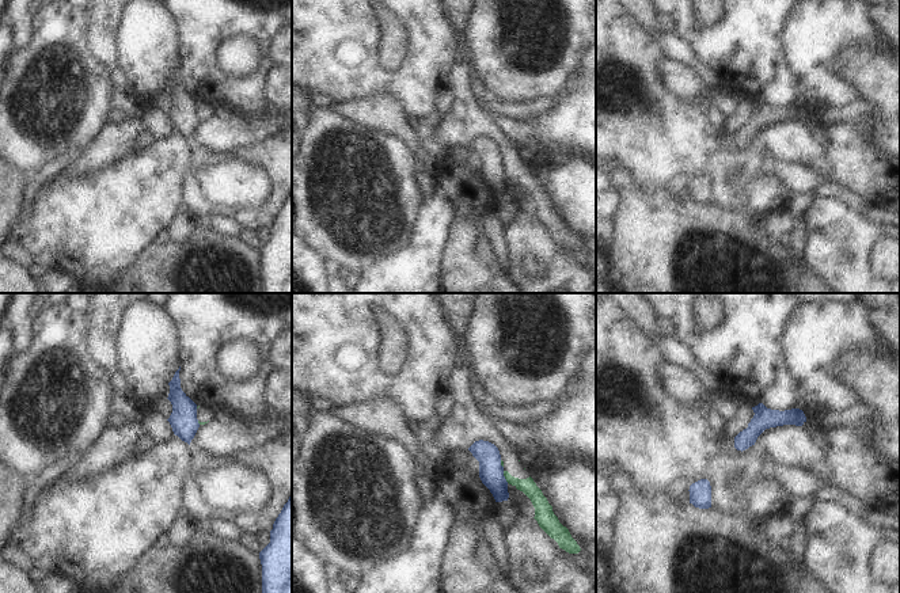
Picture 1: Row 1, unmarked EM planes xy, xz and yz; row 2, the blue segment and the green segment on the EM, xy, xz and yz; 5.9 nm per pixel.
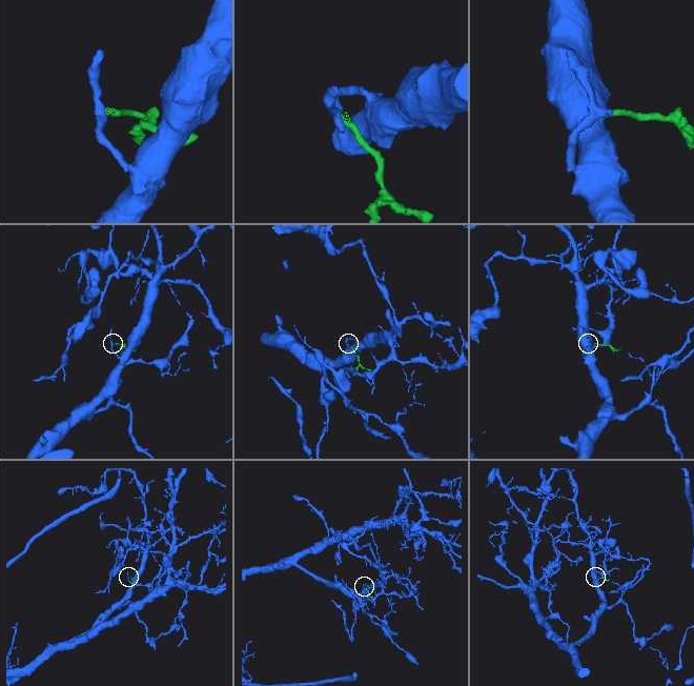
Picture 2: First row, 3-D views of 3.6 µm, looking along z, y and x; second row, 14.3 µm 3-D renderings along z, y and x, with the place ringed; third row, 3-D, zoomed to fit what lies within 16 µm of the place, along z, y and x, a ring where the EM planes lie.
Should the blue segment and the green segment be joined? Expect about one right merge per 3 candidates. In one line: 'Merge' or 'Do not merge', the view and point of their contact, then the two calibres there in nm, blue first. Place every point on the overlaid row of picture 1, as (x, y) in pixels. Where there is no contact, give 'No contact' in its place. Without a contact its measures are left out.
Do not merge. Touches blue at xz (504, 476). Thickness 140 nm (blue) against 90 nm

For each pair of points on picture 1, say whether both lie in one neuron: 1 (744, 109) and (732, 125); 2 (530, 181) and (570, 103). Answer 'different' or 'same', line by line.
1: same
2: different

